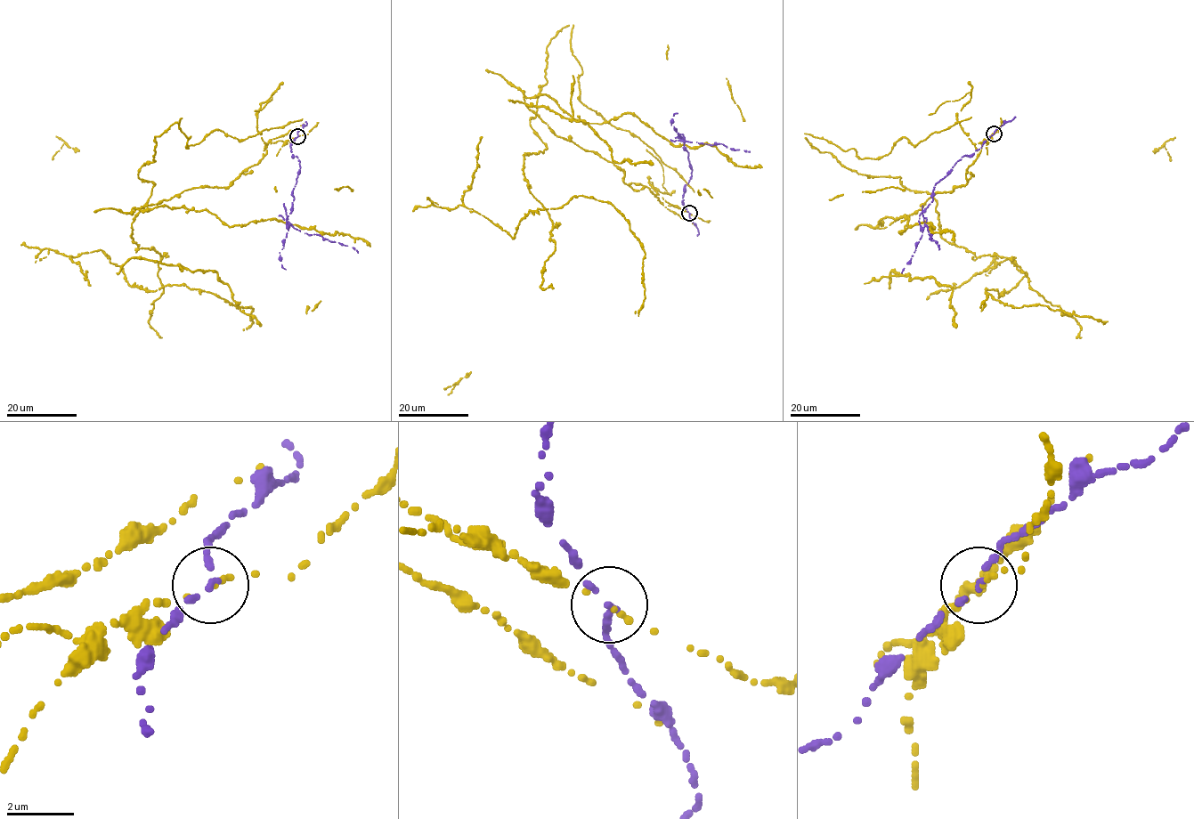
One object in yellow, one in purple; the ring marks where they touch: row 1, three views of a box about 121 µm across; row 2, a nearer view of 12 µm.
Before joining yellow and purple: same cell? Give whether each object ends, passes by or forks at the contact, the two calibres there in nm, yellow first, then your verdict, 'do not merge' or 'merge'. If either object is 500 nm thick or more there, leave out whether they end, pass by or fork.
yellow ends | purple ends | 150/200 nm | do not merge

